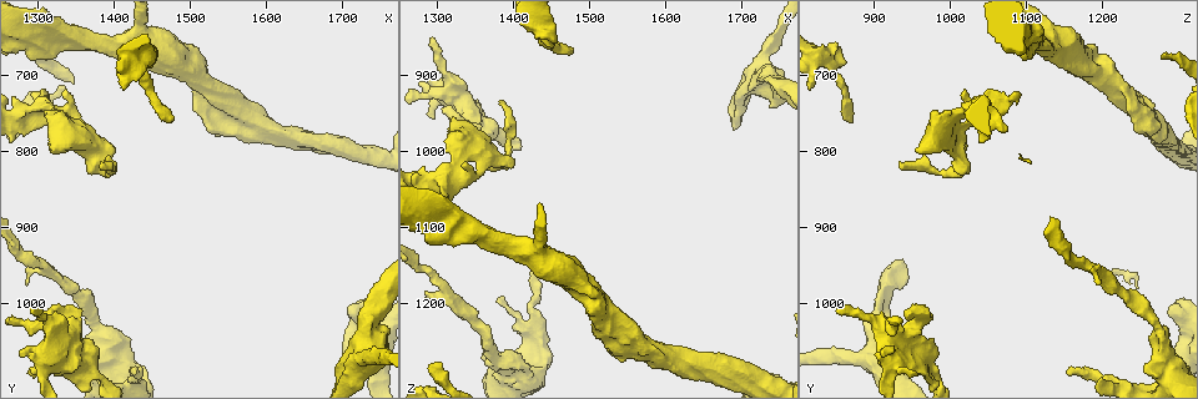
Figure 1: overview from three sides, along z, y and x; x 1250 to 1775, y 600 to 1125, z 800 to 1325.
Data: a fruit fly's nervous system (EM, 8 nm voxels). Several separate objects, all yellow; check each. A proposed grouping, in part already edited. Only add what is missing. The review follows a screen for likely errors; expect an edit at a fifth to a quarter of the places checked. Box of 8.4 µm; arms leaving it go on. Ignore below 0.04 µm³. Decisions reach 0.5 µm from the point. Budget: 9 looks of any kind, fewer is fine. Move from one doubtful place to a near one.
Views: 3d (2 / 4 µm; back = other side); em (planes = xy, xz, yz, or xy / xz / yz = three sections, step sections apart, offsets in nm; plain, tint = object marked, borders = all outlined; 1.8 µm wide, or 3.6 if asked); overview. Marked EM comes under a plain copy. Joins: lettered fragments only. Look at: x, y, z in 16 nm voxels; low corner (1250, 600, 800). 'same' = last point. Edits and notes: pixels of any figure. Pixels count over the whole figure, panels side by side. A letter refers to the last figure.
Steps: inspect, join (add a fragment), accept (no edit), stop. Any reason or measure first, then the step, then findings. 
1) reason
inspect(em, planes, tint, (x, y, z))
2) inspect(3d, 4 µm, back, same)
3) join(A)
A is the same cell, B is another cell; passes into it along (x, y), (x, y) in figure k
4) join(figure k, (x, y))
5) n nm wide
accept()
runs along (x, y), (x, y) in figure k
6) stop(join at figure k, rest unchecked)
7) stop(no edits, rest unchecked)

thick end
inspect(em, planes, borders, (1365, 1045, 980))

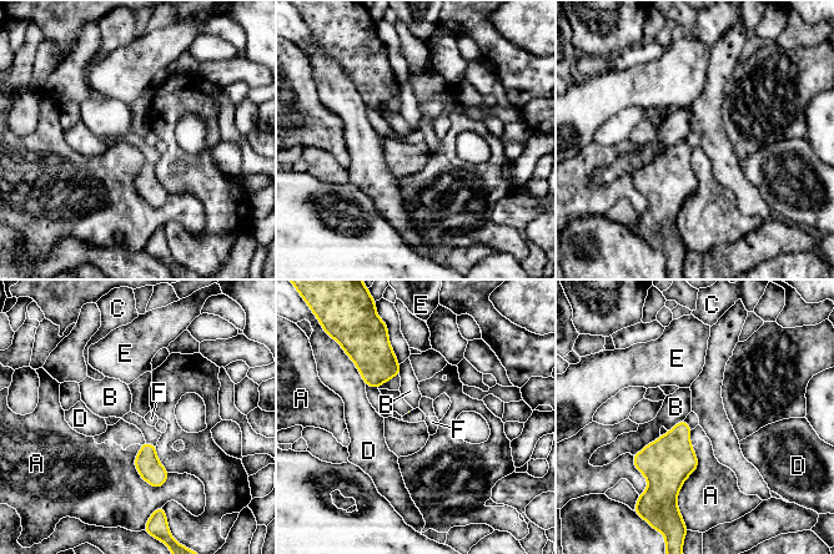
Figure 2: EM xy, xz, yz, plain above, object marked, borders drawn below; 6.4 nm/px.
accept()
A, B, C, D, E and F are other cells; border along (661, 436), (633, 456) in figure 2; none of them fits

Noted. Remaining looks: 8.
an open end
inspect(3d, 2 µm, (1295, 1010, 845))

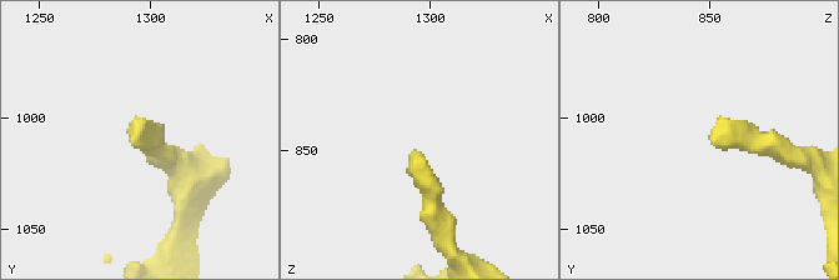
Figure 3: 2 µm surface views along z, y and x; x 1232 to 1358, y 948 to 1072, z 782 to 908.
inspect(em, planes, borders, (1293, 1006, 849))

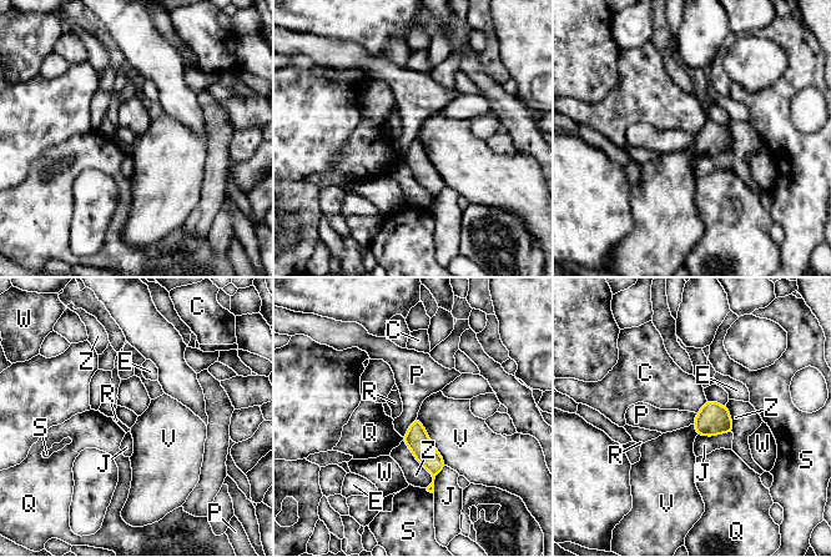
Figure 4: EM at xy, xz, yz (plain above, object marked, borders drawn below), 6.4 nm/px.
accept()
C, E, J, P, Q, R, S, V, W and Z are other cells; no lettered fragment goes on from it

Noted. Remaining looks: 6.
free end
inspect(em, planes, borders, (1475, 760, 870))

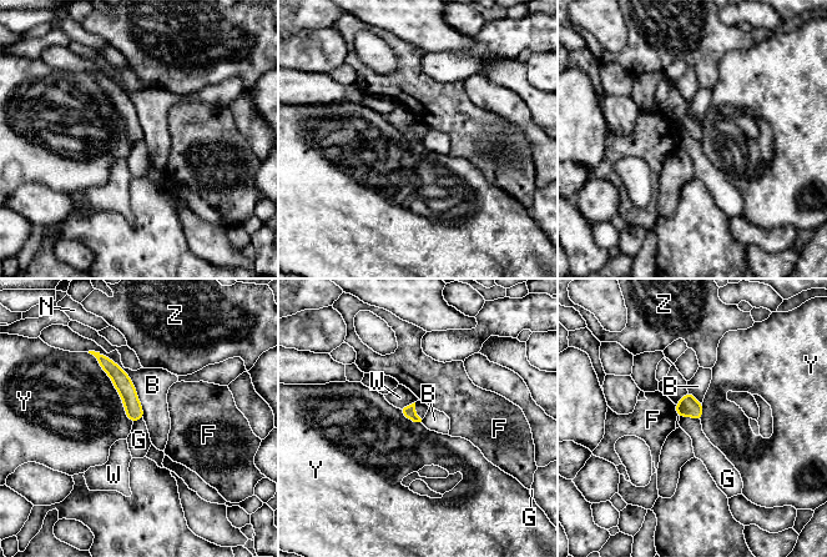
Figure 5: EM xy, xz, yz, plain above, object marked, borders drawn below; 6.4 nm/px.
accept()
B, F, G, N, W, Y and Z are other cells; border along (680, 416), (691, 416), (700, 421) in figure 5; none of them fits

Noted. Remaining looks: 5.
free end
inspect(3d, 2 µm, (1295, 725, 1085))

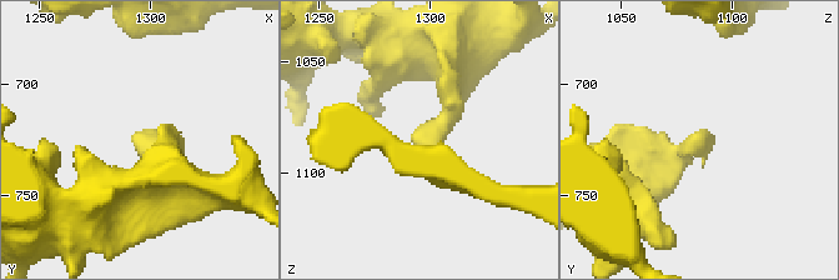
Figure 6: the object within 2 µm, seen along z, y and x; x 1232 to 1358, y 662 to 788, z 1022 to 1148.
shape alone is not enough
inspect(em, planes, borders, (1290, 724, 1083))

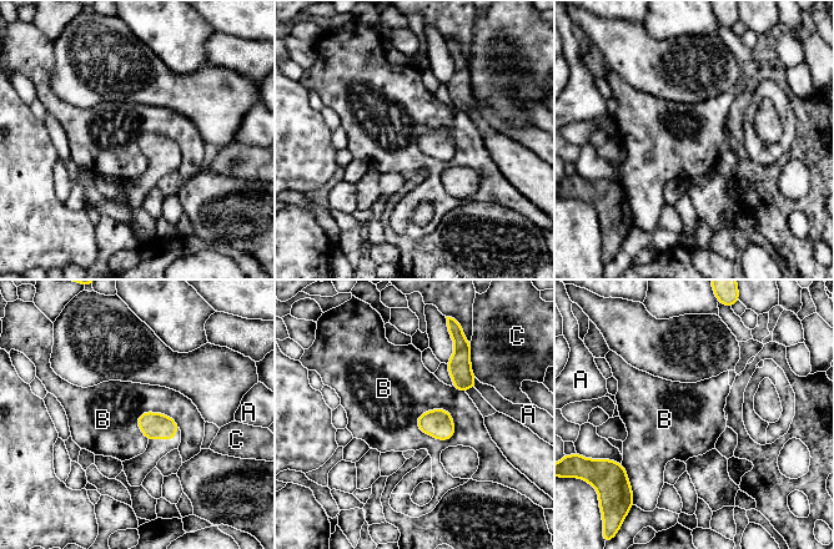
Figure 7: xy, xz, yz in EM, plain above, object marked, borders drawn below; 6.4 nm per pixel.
B touches over 280 nm
accept()
A, B and C are other cells; border along (416, 419), (433, 437), (455, 433) in figure 7; no lettered fragment goes on from it

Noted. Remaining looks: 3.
stop(no edits, rest unchecked)

